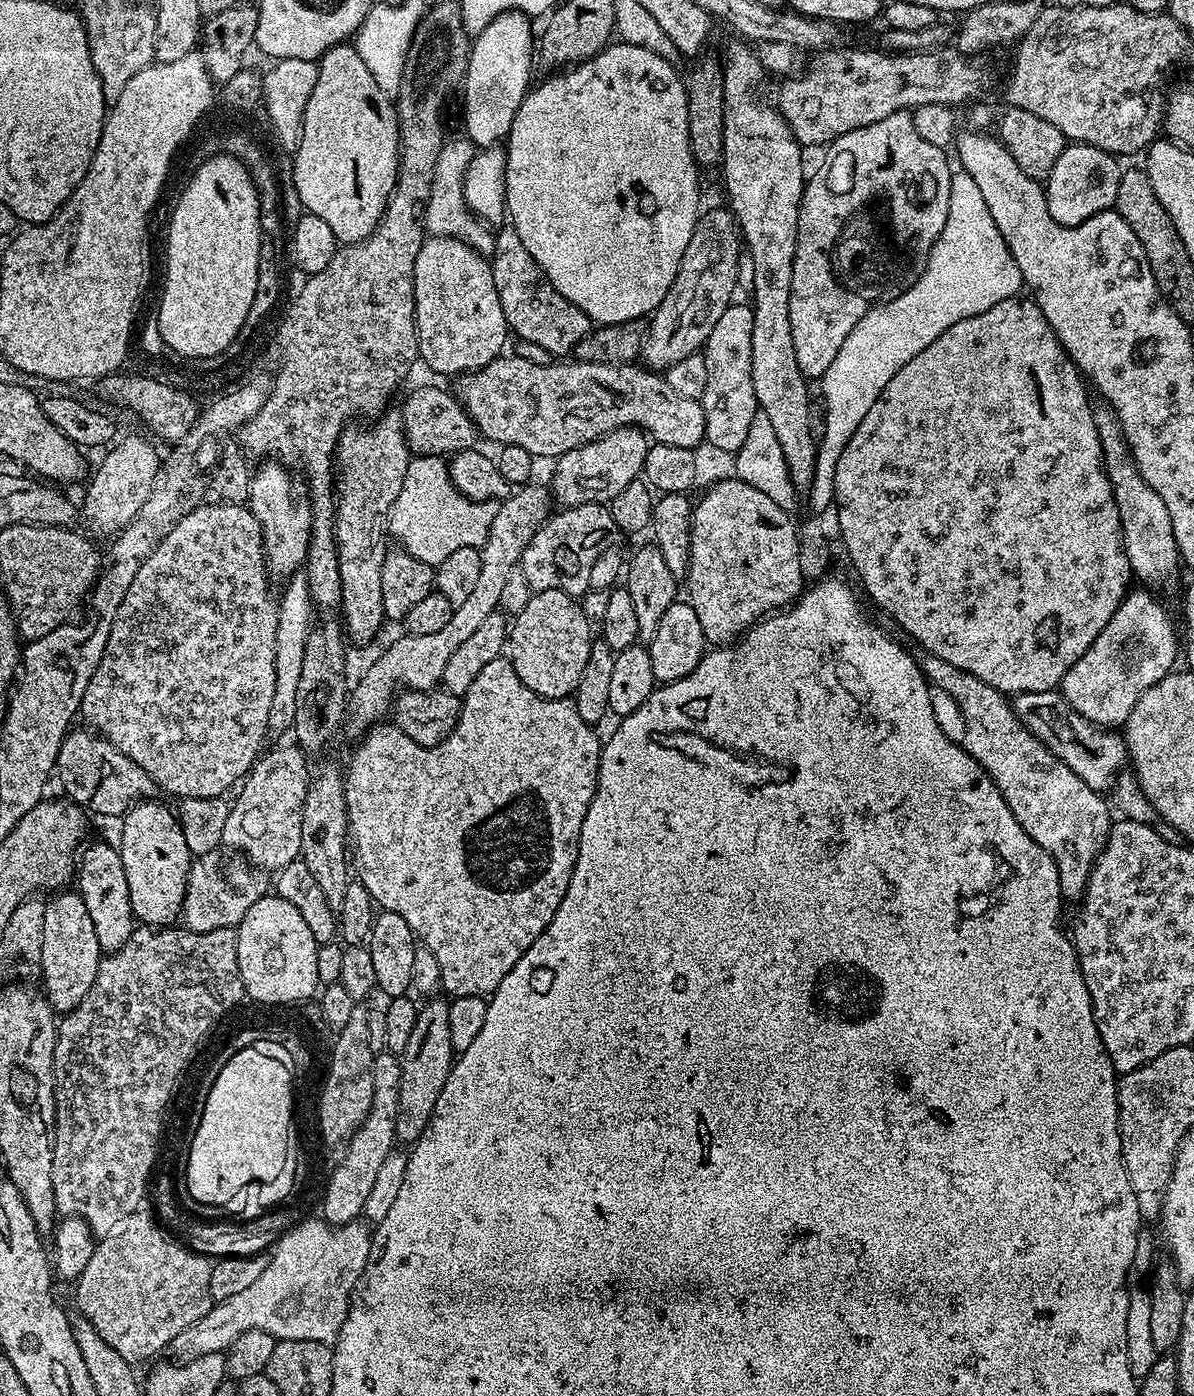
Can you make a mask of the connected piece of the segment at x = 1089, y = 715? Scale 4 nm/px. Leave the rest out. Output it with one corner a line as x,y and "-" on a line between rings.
1148,590
1129,591
1124,597
1124,601
1114,610
1114,618
1094,638
1090,650
1070,666
1070,670
1061,678
1059,691
1064,696
1066,702
1082,714
1090,722
1100,724
1104,728
1113,730
1119,729
1130,718
1130,710
1162,678
1166,678
1169,672
1177,667
1176,656
1178,660
1178,628
1172,625
1172,620
1168,617
1168,612
1159,604
1157,597

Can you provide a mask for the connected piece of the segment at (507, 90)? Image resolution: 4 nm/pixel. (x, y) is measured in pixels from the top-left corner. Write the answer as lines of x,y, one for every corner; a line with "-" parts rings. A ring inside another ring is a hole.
504,12
471,41
468,72
464,75
464,132
477,149
499,145
507,137
518,106
530,87
534,64
533,21
523,12

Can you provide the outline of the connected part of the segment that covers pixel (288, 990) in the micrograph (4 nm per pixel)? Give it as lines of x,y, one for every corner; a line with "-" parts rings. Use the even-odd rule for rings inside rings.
266,894
241,918
236,928
236,953
240,966
243,968
244,979
248,981
253,996
259,996
262,1000
292,1000
297,997
303,1002
310,1001
317,995
321,987
318,978
318,945
314,934
306,926
302,914
290,902
286,902
275,894

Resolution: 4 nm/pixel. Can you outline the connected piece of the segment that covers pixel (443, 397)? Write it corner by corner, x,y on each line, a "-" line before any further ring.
416,388
404,400
404,437
409,453
416,456
443,456
465,452
481,443
480,432
455,395
440,388

